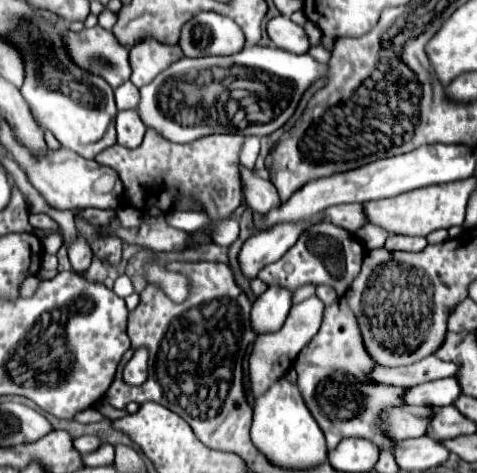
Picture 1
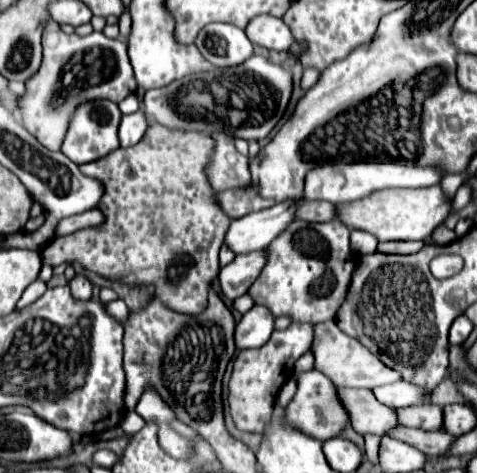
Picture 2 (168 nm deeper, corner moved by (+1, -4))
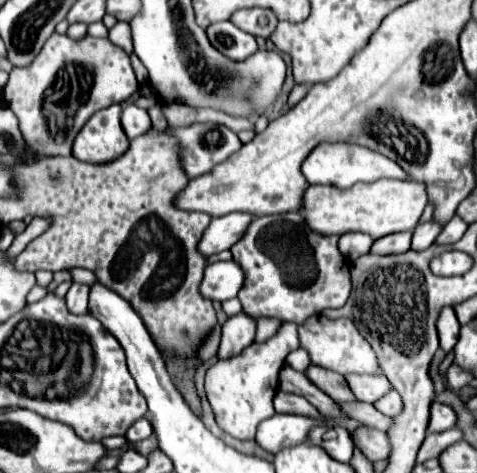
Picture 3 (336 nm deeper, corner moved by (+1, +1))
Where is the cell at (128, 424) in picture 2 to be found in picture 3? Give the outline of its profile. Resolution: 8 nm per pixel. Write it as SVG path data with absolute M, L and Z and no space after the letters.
M141 418L141 420L137 420L133 426L131 426L131 430L127 432L127 440L129 442L139 442L139 440L143 440L143 438L147 438L153 433L153 427L147 418Z

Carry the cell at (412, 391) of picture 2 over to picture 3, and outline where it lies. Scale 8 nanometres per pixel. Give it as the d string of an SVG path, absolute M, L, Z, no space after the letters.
M349 374L345 376L349 390L353 392L353 396L361 402L377 402L377 398L381 398L387 390L389 390L389 380L379 374L379 376L369 376L369 374Z

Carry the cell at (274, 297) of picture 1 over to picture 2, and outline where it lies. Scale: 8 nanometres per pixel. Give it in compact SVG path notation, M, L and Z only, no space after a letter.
M263 305L247 311L237 325L237 349L263 347L275 331L275 319L277 317Z

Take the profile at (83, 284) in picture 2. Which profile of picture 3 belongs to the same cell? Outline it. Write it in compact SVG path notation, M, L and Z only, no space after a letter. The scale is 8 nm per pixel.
M73 282L69 292L67 292L67 296L65 296L69 312L73 312L73 314L87 314L87 298L89 298L89 286Z

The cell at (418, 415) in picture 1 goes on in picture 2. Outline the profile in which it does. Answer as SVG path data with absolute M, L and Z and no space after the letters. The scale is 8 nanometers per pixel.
M337 389L341 393L341 401L345 401L345 409L349 409L351 427L359 435L387 435L391 429L399 427L397 411L379 403L371 391L365 389Z

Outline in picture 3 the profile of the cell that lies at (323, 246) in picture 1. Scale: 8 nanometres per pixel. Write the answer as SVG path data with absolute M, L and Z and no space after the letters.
M283 212L255 218L247 226L245 234L231 248L233 260L241 266L245 274L241 292L237 296L243 304L243 312L253 318L267 316L267 318L279 318L281 322L303 324L309 316L319 314L325 308L343 306L351 292L351 276L349 276L349 262L341 256L337 240L339 236L323 236L307 228L299 212Z

